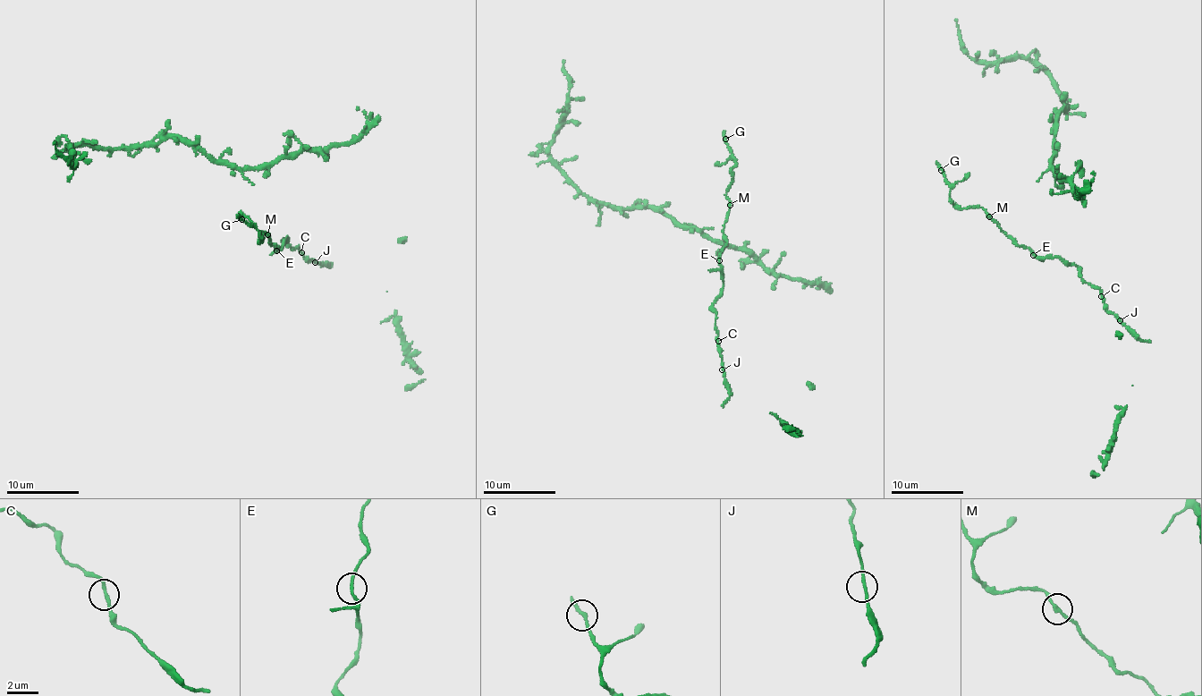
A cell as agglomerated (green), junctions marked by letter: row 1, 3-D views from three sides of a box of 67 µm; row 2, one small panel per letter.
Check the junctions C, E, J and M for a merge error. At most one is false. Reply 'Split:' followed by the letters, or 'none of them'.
Split: none of them

